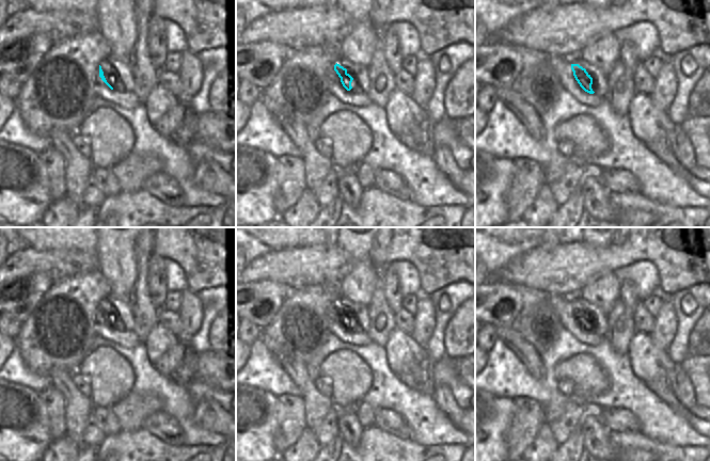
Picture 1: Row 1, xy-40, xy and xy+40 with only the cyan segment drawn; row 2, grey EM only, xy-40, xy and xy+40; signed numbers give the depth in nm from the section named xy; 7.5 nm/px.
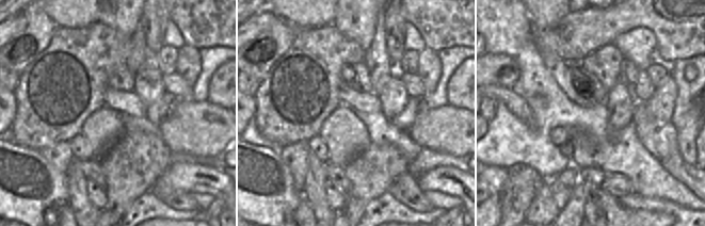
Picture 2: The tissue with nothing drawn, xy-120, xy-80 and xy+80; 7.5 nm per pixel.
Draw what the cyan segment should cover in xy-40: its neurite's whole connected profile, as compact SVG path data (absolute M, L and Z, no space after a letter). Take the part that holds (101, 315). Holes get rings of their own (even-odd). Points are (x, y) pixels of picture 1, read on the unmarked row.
M102 299L99 304L99 316L111 329L131 331L133 328L129 303L120 299Z

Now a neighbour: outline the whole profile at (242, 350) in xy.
M236 335L236 373L242 369L244 366L249 353L251 351L251 346L243 344Z

